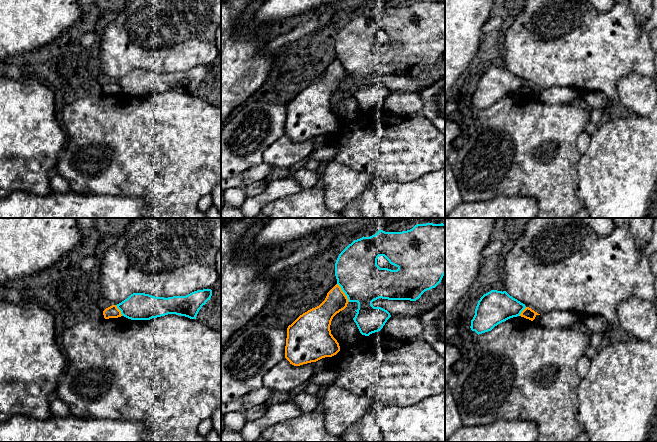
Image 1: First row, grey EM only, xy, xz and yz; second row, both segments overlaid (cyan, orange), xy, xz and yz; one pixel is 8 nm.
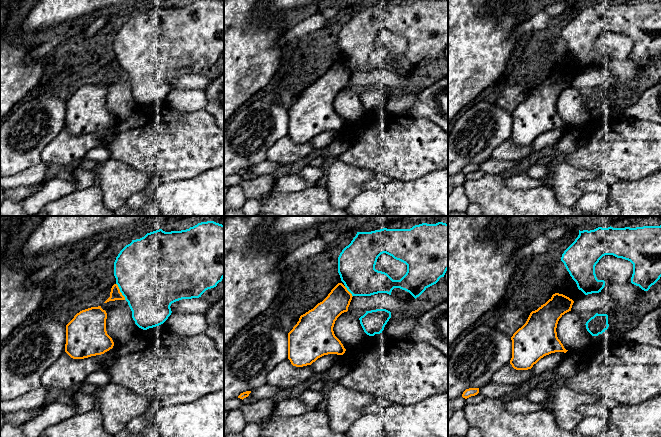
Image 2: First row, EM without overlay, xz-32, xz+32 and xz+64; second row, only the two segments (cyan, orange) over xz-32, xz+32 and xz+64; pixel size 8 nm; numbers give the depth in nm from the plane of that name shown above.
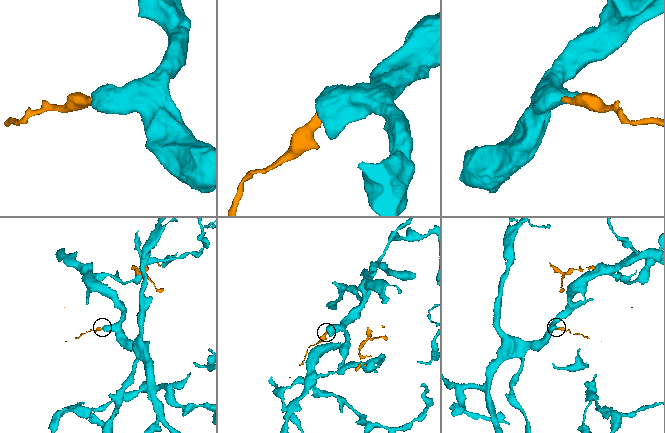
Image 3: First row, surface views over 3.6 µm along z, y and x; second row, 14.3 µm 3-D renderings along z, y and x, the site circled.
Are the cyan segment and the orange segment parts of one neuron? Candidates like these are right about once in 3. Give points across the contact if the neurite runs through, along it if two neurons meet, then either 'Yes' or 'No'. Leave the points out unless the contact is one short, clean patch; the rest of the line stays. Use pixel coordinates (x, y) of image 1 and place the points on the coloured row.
Boundary: xz (337, 283), (349, 301). No

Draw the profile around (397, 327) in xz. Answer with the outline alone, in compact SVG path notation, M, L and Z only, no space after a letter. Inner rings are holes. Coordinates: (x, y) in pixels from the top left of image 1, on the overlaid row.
M392 315L381 329L381 332L386 338L409 339L419 335L422 330L423 324L420 315Z

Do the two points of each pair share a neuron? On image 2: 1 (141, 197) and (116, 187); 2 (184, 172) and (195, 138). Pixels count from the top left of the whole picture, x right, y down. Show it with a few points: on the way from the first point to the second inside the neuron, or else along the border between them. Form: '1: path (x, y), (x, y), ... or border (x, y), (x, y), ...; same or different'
1: border (147, 185), (133, 193), (125, 204); different
2: path (184, 164), (184, 149), (187, 146); same

